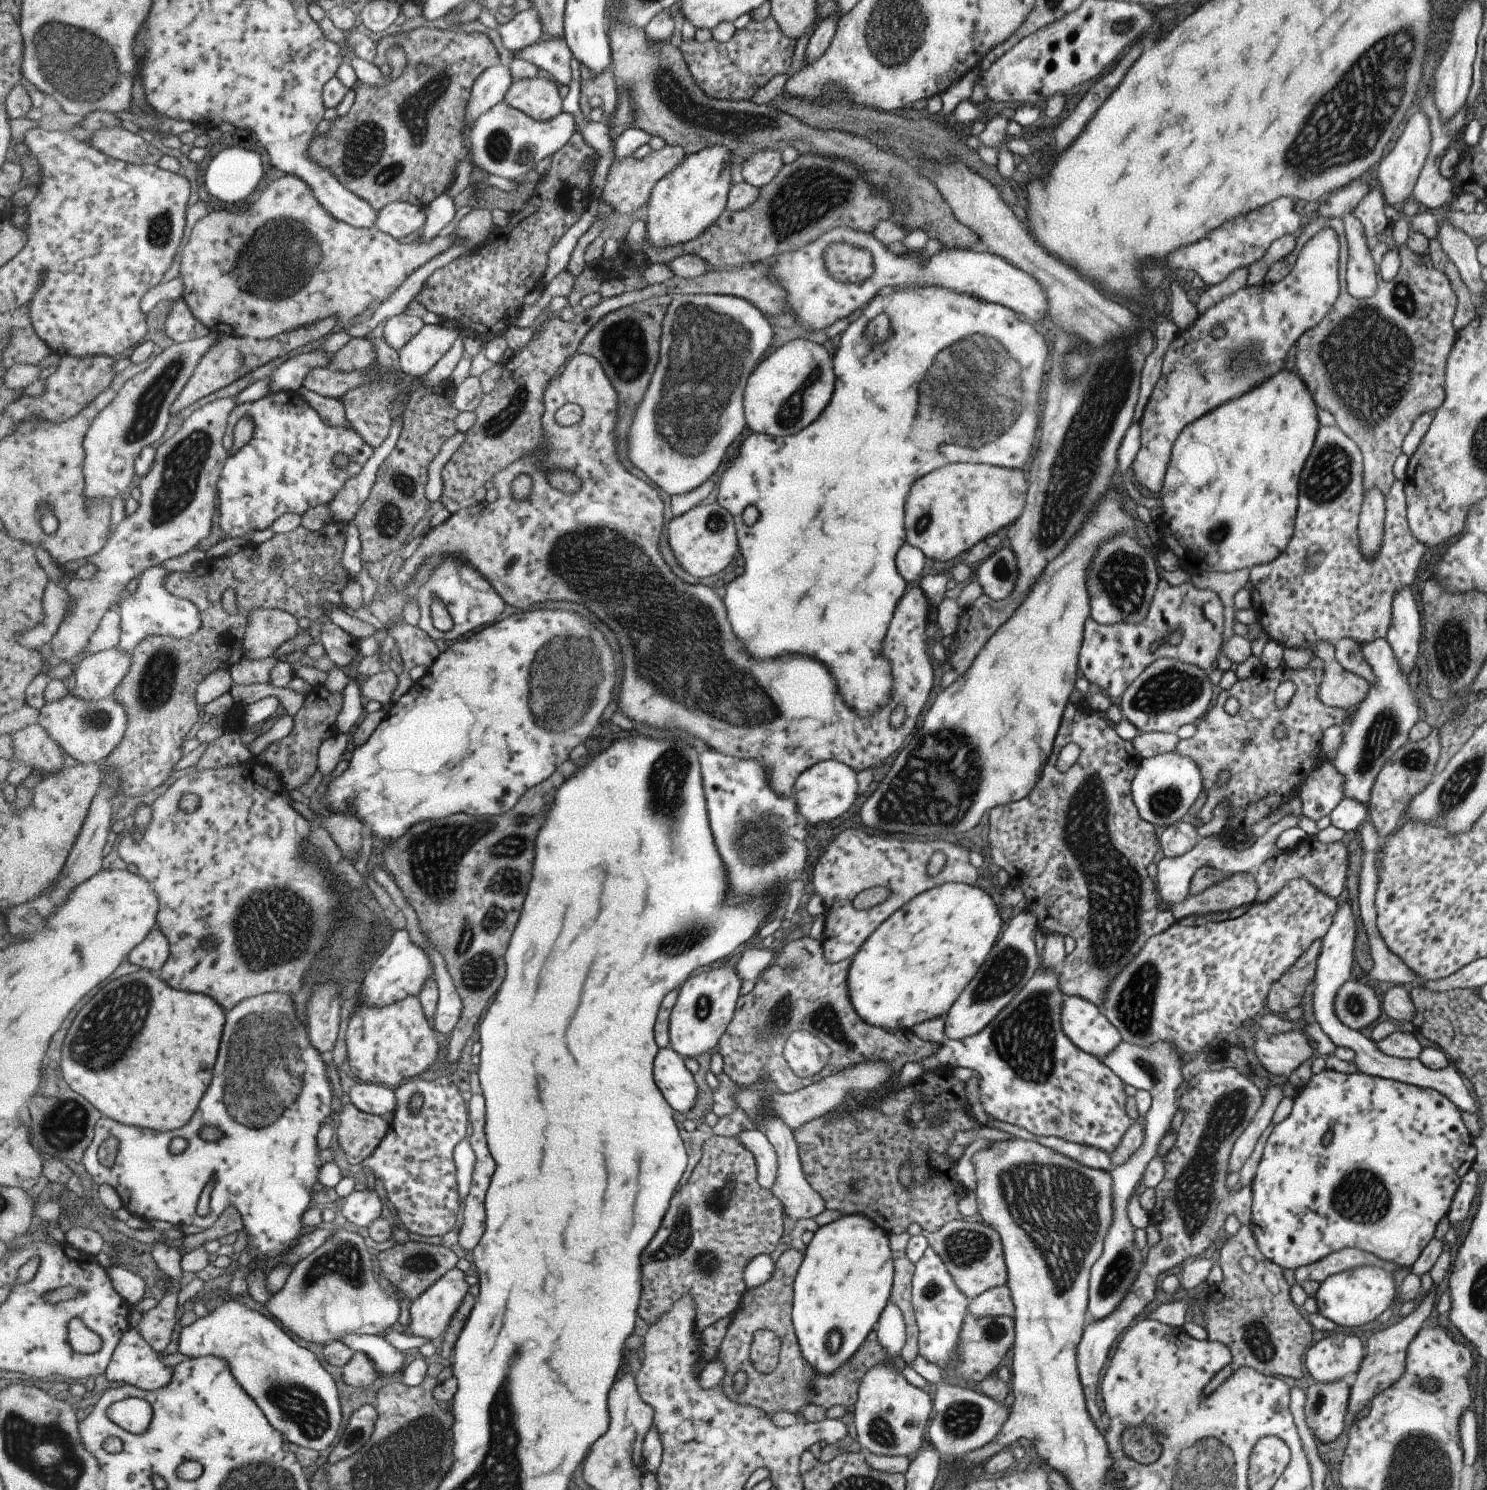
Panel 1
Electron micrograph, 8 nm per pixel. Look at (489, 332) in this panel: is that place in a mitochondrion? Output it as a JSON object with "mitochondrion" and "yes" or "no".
{"mitochondrion":"no"}

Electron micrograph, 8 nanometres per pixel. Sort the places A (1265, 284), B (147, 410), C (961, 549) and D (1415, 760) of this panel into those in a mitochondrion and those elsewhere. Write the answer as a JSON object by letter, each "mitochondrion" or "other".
{"A":"other","B":"mitochondrion","C":"other","D":"mitochondrion"}

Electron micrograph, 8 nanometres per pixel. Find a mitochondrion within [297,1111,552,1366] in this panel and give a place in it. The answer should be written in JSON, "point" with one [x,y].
{"point":[422,1262]}

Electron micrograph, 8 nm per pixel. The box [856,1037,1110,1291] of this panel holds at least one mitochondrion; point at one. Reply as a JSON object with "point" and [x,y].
{"point":[965,1248]}

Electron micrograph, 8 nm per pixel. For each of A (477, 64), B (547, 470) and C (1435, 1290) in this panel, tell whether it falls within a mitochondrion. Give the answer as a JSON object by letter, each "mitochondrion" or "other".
{"A":"other","B":"other","C":"other"}

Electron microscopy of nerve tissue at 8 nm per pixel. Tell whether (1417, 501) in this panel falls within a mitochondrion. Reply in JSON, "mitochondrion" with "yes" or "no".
{"mitochondrion":"no"}

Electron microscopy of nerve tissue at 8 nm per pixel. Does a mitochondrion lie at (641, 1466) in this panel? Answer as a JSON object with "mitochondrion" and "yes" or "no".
{"mitochondrion":"no"}

